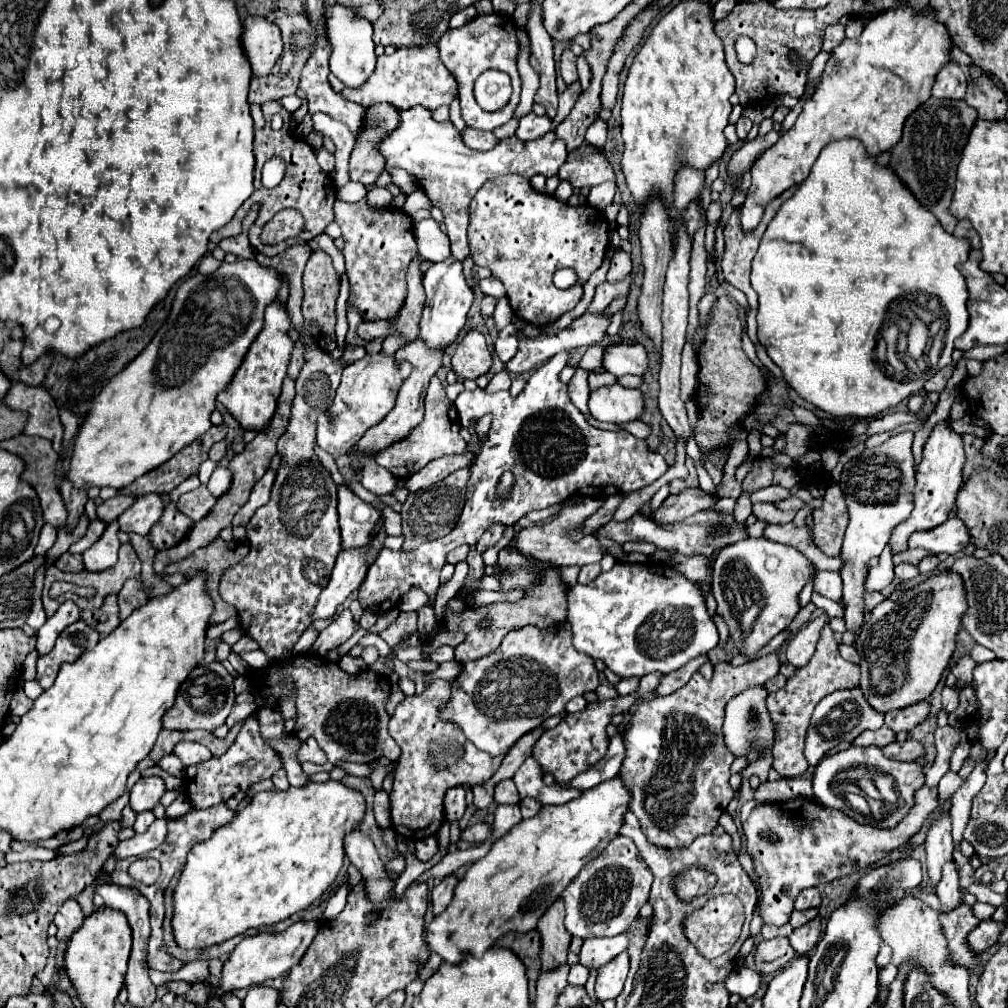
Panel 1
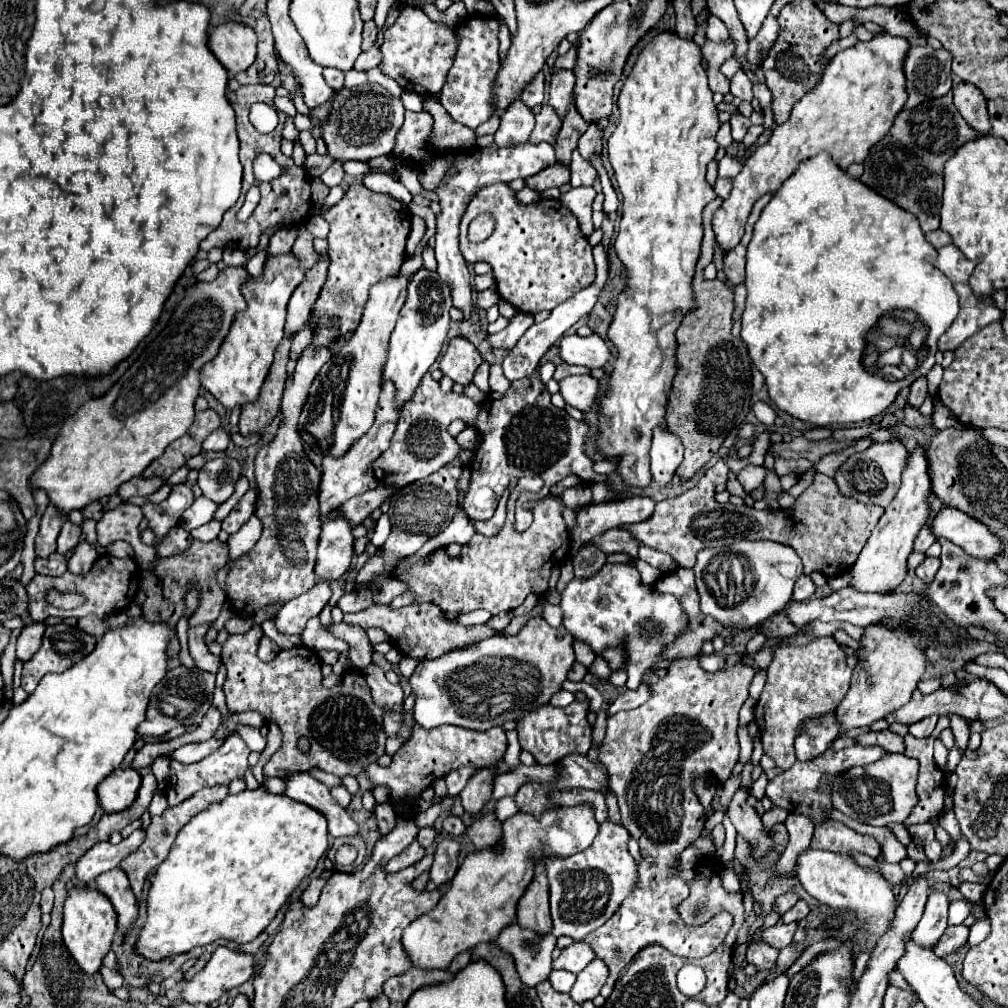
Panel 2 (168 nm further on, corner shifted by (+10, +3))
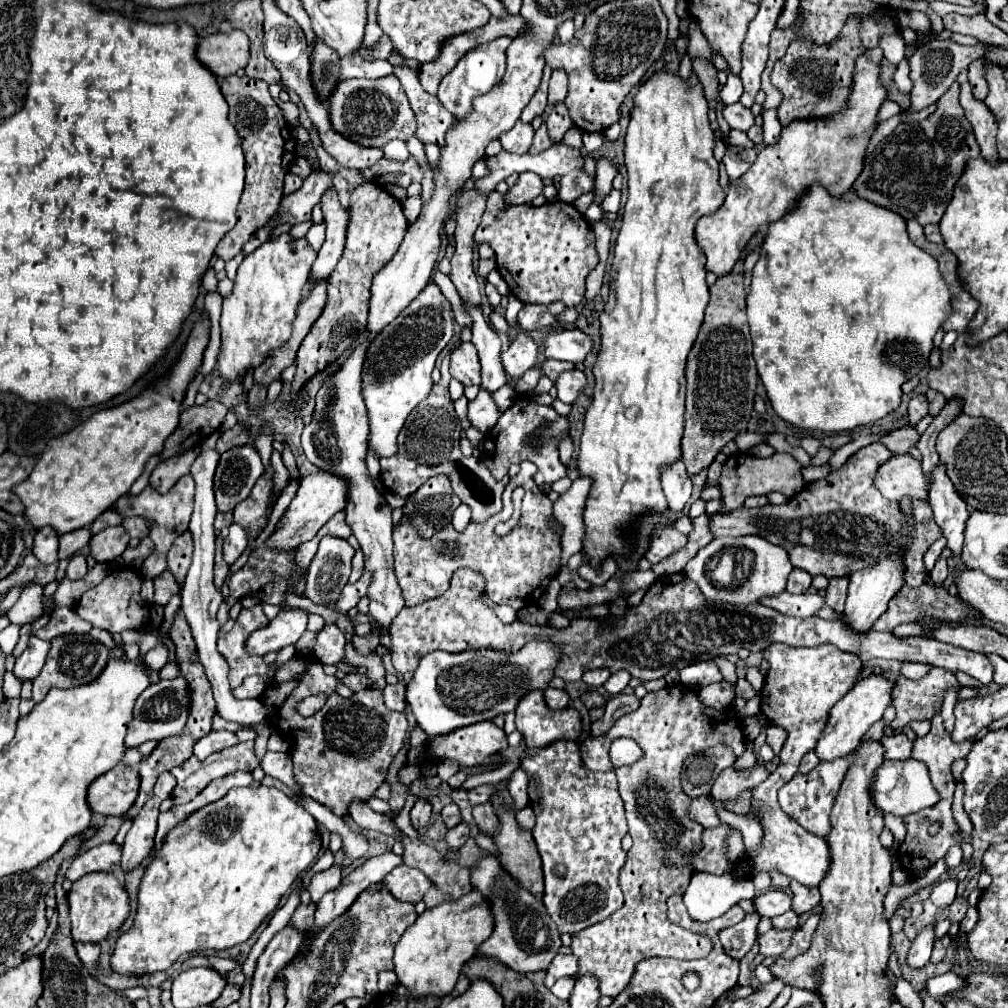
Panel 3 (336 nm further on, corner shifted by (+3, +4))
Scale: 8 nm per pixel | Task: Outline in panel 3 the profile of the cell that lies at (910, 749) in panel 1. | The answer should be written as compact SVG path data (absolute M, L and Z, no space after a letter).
M855 751L839 757L835 761L829 763L819 763L811 773L807 775L795 775L789 783L785 783L779 789L779 805L785 813L789 813L803 829L807 829L809 833L817 835L817 837L827 837L831 825L829 825L829 815L831 815L831 807L835 803L835 797L839 793L839 785L849 769L849 765L855 761Z

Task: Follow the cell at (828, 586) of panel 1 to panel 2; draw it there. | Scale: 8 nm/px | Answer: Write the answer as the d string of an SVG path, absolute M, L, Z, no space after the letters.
M800 576L796 580L796 586L794 586L794 600L802 602L802 600L808 600L808 598L814 598L816 594L816 584L812 582L810 576Z

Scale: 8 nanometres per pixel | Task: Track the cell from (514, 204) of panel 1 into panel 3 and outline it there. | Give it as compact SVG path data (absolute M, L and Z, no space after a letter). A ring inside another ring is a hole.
M493 191L489 193L481 225L475 231L475 241L491 243L501 277L511 293L523 303L549 305L553 301L563 301L565 307L577 307L585 295L585 277L599 263L595 233L585 217L573 205L563 201L549 201L541 207L505 207L503 195ZM501 209L505 209L505 213L497 217Z

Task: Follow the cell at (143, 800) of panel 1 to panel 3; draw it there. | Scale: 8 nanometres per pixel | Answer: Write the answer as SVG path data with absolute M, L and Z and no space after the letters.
M115 765L115 769L107 771L103 777L97 777L89 789L91 811L103 817L123 815L131 809L137 799L139 789L139 773L129 765Z

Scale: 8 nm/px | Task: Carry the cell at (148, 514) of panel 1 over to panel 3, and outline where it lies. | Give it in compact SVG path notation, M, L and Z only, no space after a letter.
M121 525L117 527L107 527L101 533L93 535L89 545L91 545L91 557L97 563L109 563L113 559L117 559L129 543L129 535L125 533L125 529Z

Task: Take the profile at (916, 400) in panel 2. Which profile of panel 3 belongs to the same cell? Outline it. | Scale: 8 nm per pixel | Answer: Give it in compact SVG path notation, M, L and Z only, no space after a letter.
M915 395L909 401L909 423L911 423L911 427L915 427L925 415L927 415L927 397Z

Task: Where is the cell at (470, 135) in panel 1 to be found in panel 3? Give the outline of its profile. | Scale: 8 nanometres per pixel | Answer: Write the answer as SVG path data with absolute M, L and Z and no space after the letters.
M407 65L403 67L393 67L395 77L399 77L411 109L417 115L417 137L419 141L429 141L435 145L443 145L445 139L445 131L447 127L451 127L455 123L455 117L451 113L447 113L447 109L443 109L443 105L439 103L437 97L423 93L423 87L419 85L419 73L409 69Z

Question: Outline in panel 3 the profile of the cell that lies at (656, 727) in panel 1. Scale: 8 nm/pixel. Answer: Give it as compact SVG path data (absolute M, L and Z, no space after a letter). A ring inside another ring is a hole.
M671 685L661 691L647 693L641 699L641 705L635 713L621 717L609 729L609 733L605 733L601 737L587 737L587 741L581 745L581 757L583 757L583 765L587 765L587 769L603 772L614 770L617 773L619 793L621 793L621 799L625 803L625 813L627 813L627 827L629 827L629 835L633 837L633 847L627 853L627 863L619 871L619 885L625 895L625 905L621 909L617 909L611 917L607 917L607 921L601 921L599 925L593 925L593 927L583 929L581 933L575 933L573 943L571 943L571 951L579 959L579 971L575 973L575 979L581 977L581 963L587 963L587 971L599 981L601 995L617 997L627 987L627 983L635 971L635 965L645 957L701 959L701 957L707 957L707 953L711 953L711 941L705 935L689 933L689 931L673 925L667 919L667 903L665 901L671 895L685 893L687 881L691 879L691 869L685 865L683 855L699 851L701 833L703 833L703 827L699 823L693 823L687 817L687 809L691 805L691 799L681 791L681 781L679 781L683 761L695 753L701 753L703 749L719 745L719 743L733 747L735 755L741 755L745 751L745 735L743 735L743 729L739 727L739 721L735 721L735 717L731 717L729 711L723 713L723 711L713 711L713 709L705 707L693 689L685 689L681 685ZM619 737L629 737L635 743L639 743L643 755L639 761L635 761L631 765L625 765L625 767L621 765L618 769L614 769L611 759L609 759L609 747L611 747L613 739L619 739ZM661 857L669 857L673 863L669 867L665 867L665 865L661 865Z

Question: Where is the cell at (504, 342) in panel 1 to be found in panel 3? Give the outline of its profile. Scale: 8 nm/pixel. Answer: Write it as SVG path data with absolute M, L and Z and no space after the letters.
M523 305L523 309L517 315L517 321L527 331L559 325L559 321L549 313L547 305Z

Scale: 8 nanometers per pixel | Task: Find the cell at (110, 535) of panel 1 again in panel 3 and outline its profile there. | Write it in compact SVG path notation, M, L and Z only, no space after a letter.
M73 555L71 563L67 565L65 569L65 577L71 579L71 581L77 581L77 579L83 579L87 573L87 563L85 563L85 555Z

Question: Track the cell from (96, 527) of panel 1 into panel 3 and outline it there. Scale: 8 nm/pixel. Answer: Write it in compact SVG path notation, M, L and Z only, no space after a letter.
M77 529L71 533L65 533L59 537L59 559L69 559L71 555L75 555L81 547L85 547L91 539L89 529Z

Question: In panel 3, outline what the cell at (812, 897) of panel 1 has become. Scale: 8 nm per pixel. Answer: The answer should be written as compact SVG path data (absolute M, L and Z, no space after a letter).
M769 889L767 893L757 895L753 899L753 905L761 917L775 917L775 915L781 915L791 909L791 897L785 891Z

